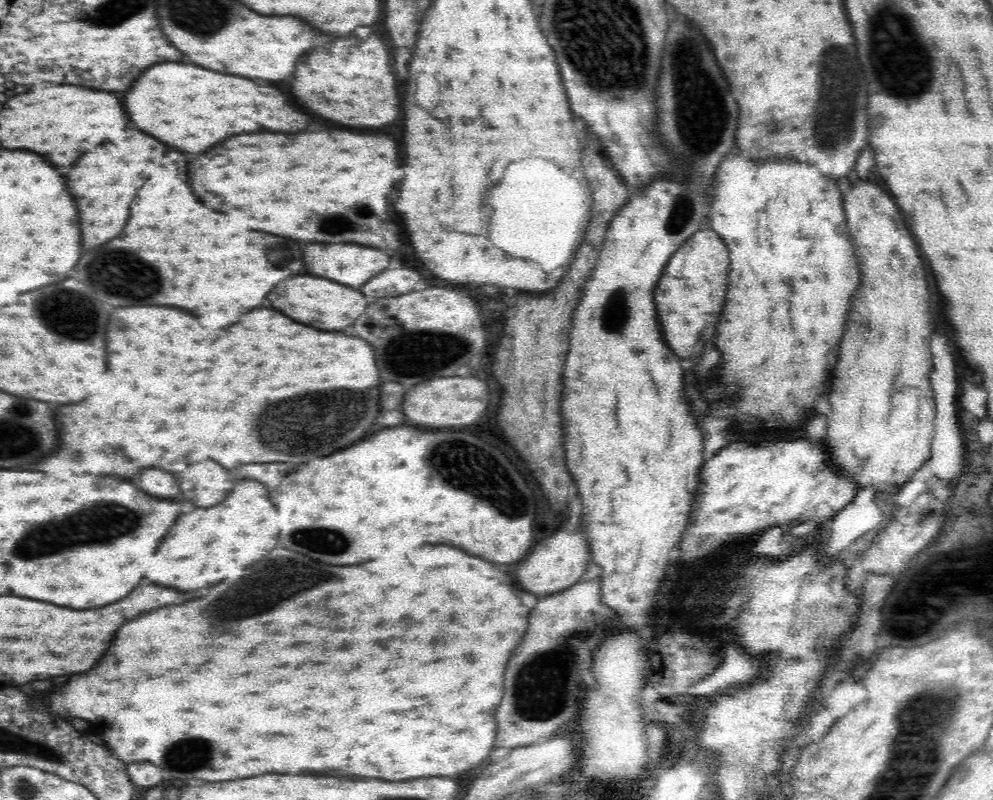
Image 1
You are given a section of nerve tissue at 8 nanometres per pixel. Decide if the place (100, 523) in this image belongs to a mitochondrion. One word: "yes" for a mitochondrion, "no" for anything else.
yes

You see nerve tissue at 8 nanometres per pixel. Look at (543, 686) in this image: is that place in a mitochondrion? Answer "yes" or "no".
yes

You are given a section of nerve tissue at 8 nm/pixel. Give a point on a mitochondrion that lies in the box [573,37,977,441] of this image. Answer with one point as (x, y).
(833, 131)

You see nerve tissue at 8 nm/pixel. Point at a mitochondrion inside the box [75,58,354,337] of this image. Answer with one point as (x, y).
(122, 272)

